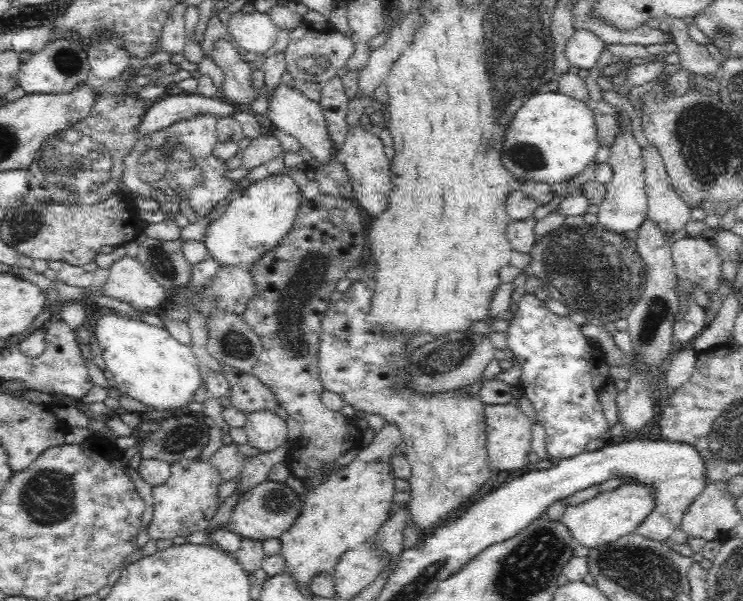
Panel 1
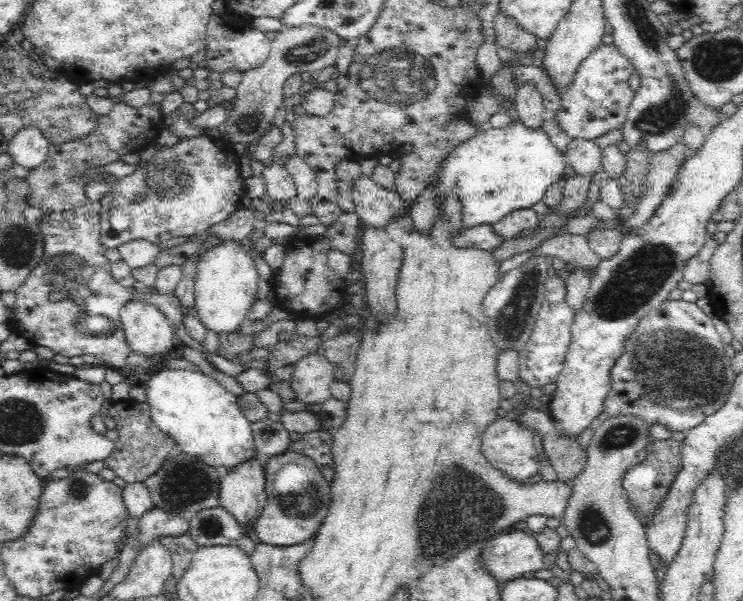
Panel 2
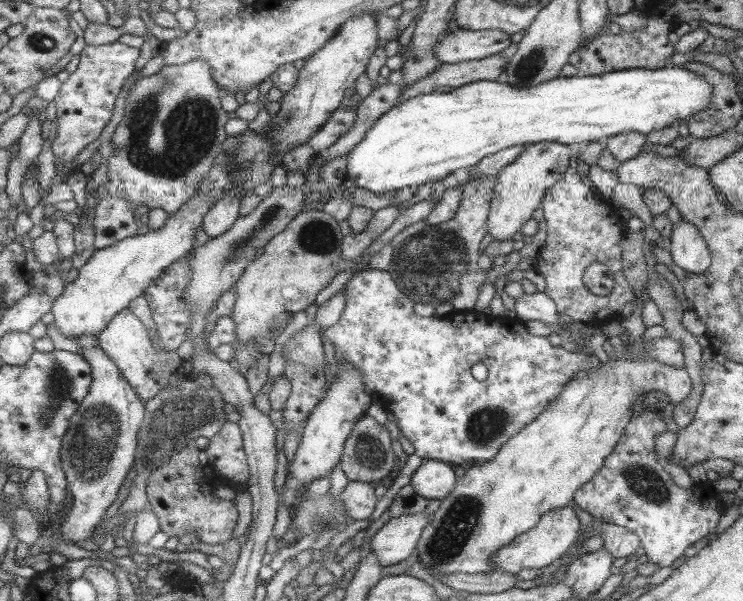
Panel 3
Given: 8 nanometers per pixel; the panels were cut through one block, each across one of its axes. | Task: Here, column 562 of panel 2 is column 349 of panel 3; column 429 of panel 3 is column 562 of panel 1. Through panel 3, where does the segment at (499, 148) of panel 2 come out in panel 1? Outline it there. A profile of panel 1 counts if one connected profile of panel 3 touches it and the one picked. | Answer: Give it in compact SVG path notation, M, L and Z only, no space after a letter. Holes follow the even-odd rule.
M543 90L533 94L513 116L501 147L504 168L518 182L554 182L570 180L594 160L600 148L593 104L572 98L564 93Z

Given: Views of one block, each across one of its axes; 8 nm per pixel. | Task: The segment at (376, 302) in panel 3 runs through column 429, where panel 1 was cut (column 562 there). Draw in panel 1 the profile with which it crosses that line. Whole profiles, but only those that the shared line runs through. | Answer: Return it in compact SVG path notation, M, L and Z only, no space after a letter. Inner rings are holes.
M519 292L513 310L515 316L507 329L507 346L512 350L513 356L520 361L520 386L525 389L537 420L545 427L544 446L548 456L552 456L553 460L565 460L586 453L586 446L592 440L609 436L611 429L610 421L606 419L598 399L598 392L611 380L610 366L606 362L605 354L600 346L582 335L580 326L566 316L552 313L546 307L545 301L537 299L535 295Z

